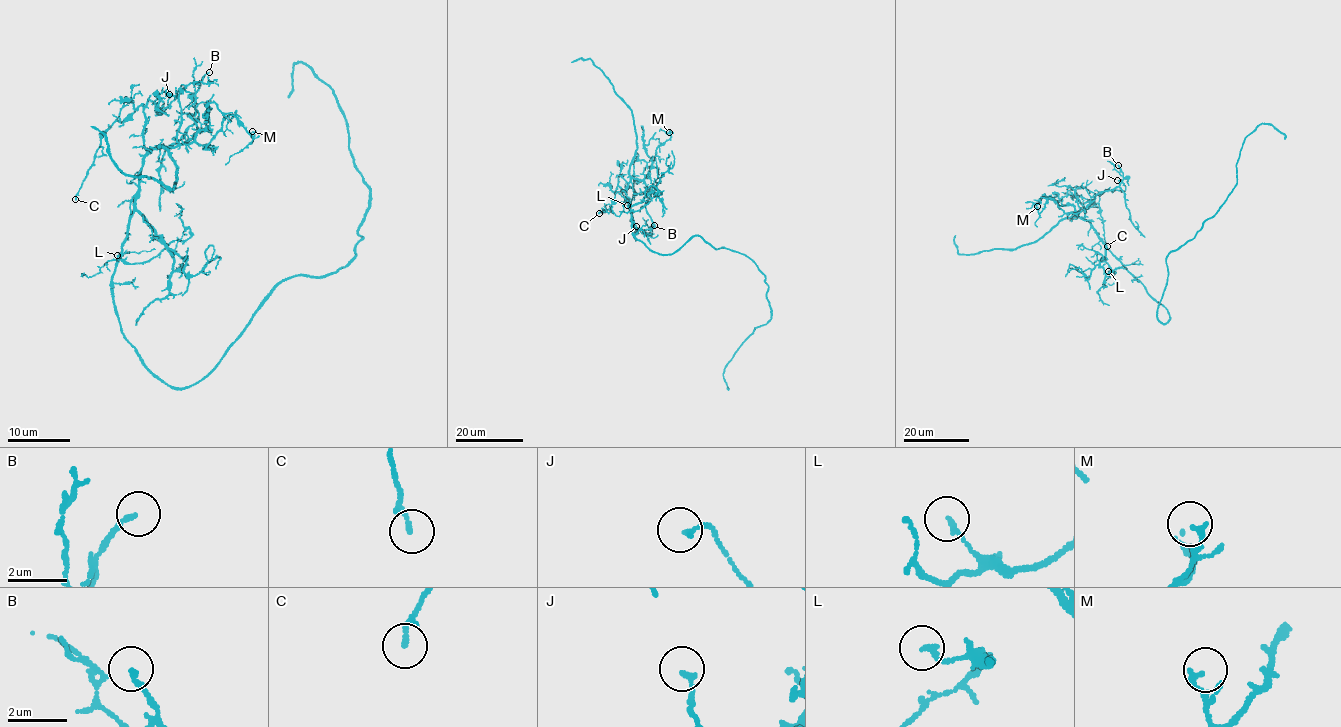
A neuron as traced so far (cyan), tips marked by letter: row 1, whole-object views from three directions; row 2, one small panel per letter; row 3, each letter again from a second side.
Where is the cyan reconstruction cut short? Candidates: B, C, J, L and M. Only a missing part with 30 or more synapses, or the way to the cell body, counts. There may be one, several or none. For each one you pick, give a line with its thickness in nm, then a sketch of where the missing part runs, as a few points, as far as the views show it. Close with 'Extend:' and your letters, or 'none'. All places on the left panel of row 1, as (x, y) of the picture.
Extend: none

